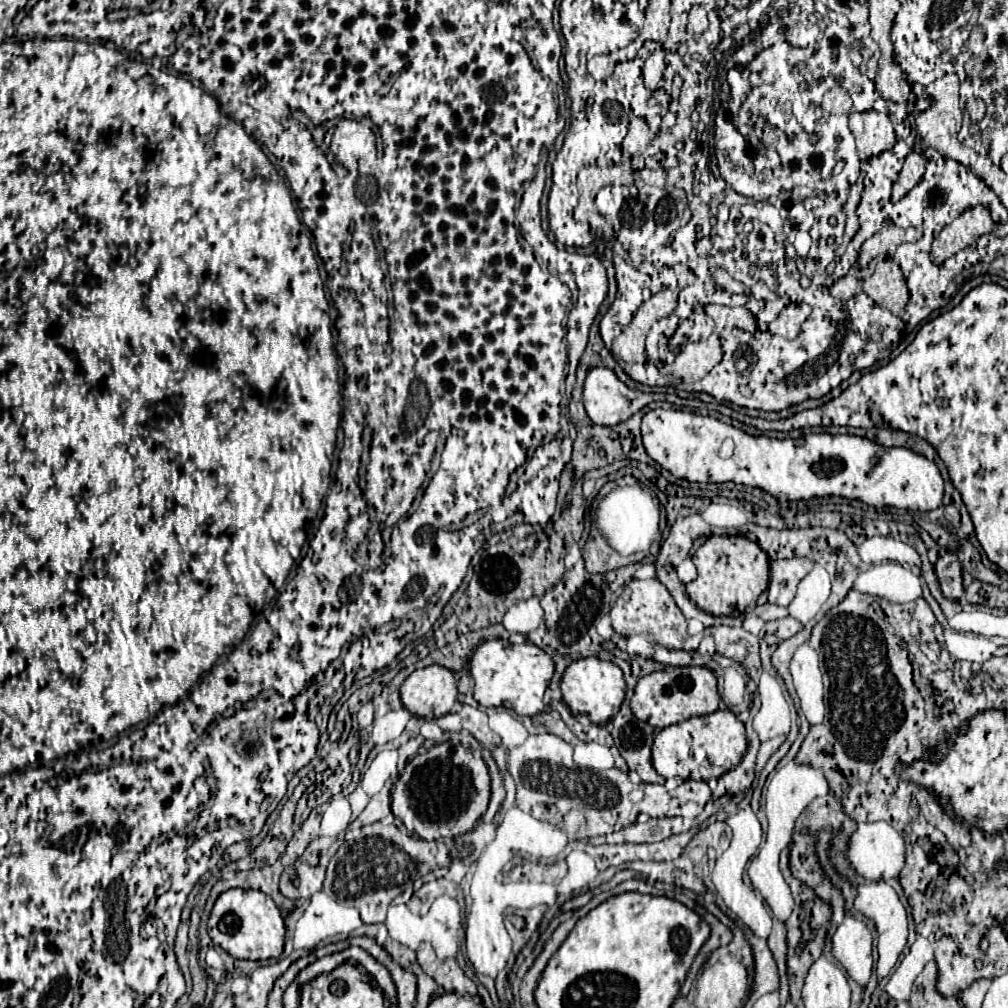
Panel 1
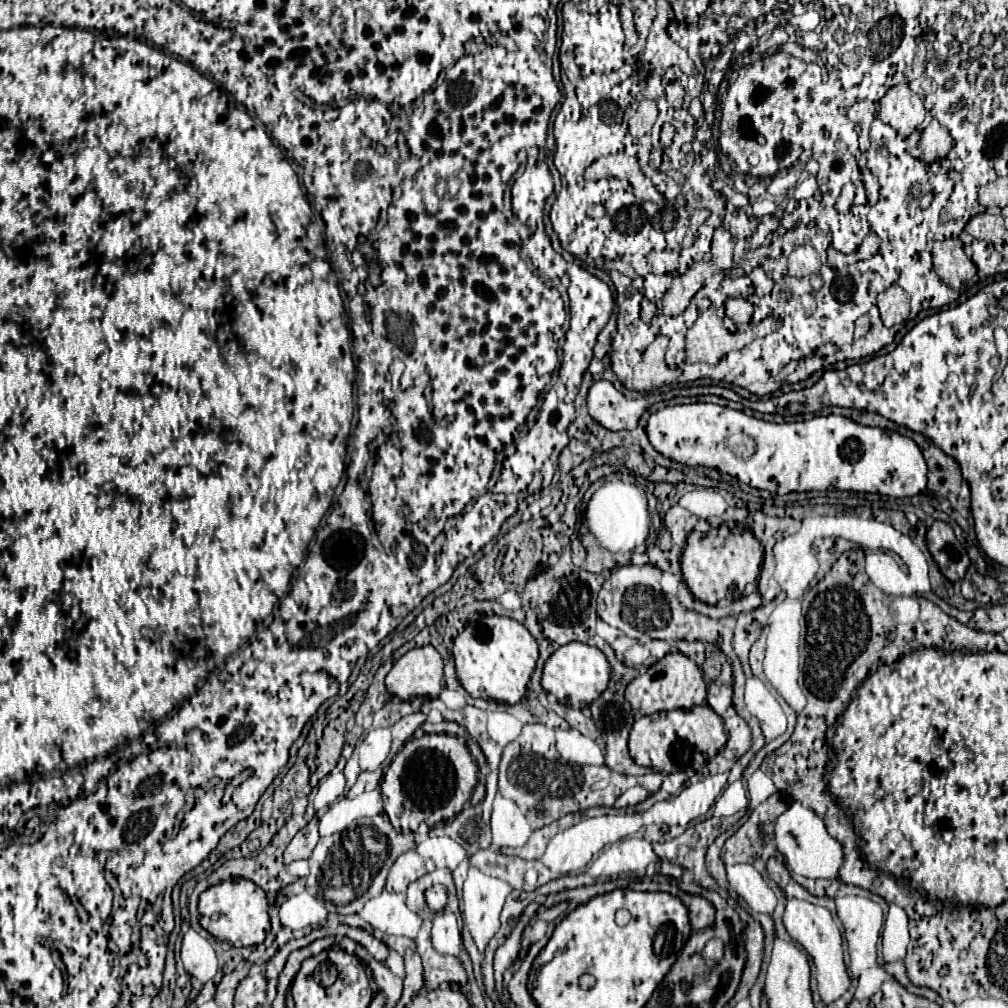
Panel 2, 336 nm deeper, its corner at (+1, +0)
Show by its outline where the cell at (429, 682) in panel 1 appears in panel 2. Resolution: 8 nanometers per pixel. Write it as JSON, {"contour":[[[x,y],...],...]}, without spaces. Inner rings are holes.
{"contour":[[[432,647],[410,649],[386,675],[386,689],[402,701],[416,697],[434,699],[444,685],[444,663],[440,653]]]}

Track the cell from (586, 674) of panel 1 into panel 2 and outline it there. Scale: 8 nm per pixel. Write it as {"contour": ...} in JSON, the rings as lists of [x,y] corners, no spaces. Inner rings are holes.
{"contour":[[[574,641],[574,643],[560,647],[544,663],[542,687],[562,703],[590,705],[596,697],[600,697],[606,691],[610,675],[612,675],[612,667],[610,667],[606,655],[598,647],[590,647],[586,643]]]}

